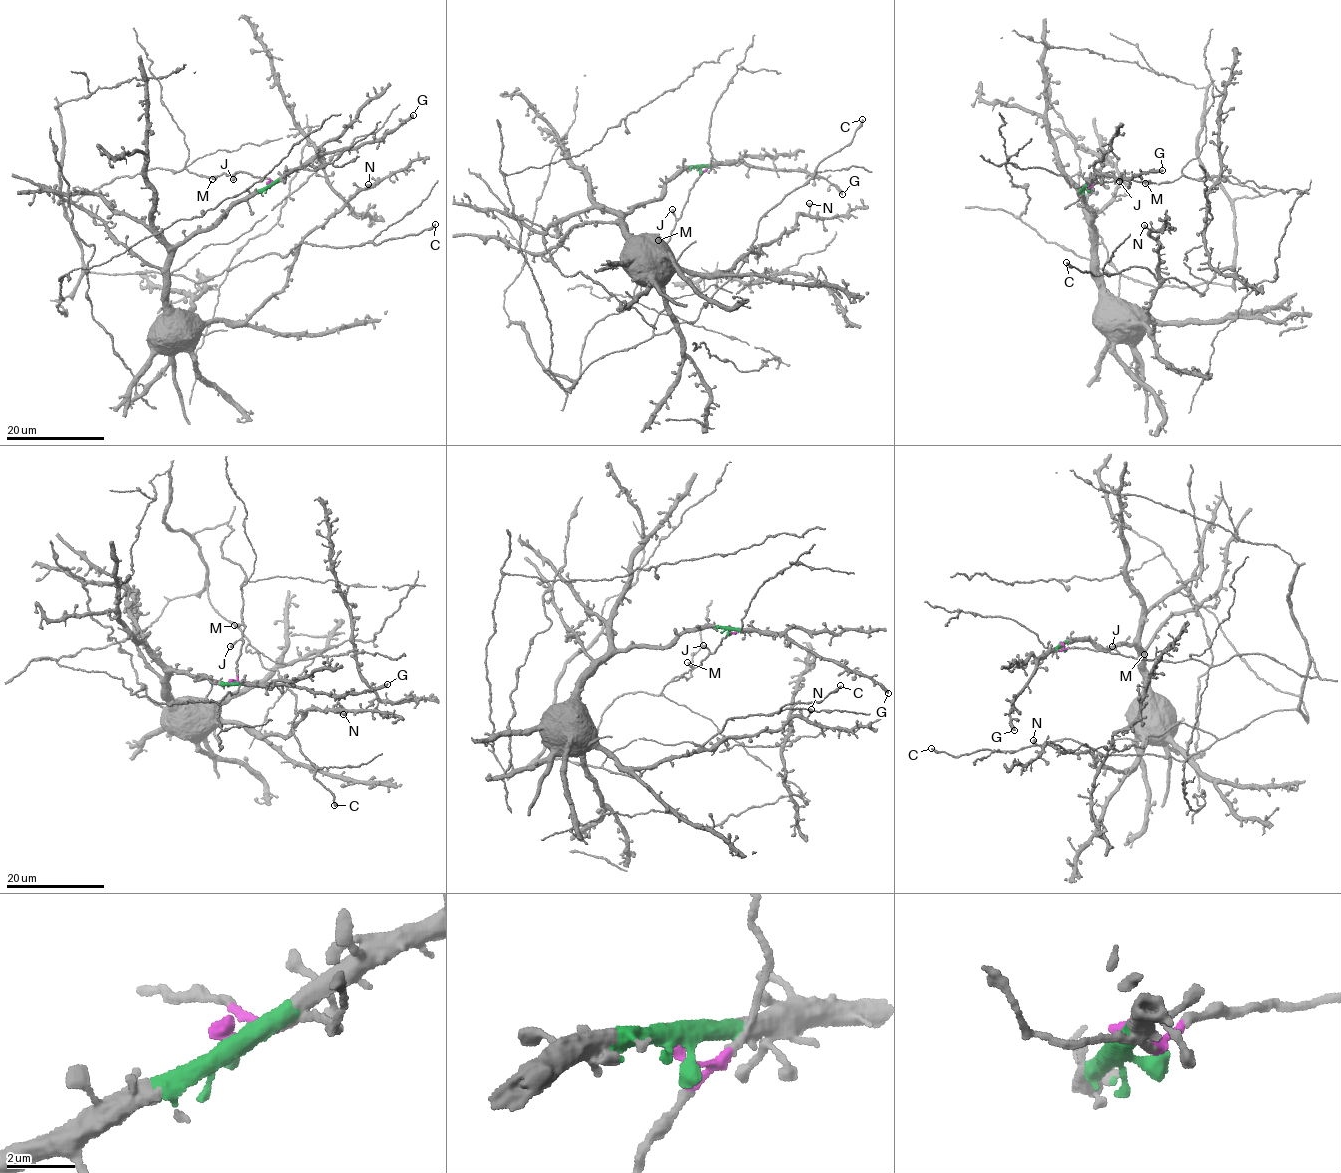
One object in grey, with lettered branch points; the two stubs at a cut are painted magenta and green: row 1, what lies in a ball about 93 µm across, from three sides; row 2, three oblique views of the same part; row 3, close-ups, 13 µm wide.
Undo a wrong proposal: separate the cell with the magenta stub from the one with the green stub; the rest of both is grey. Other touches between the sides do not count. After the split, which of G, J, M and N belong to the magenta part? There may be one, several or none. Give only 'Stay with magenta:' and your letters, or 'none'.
Stay with magenta: J, M

